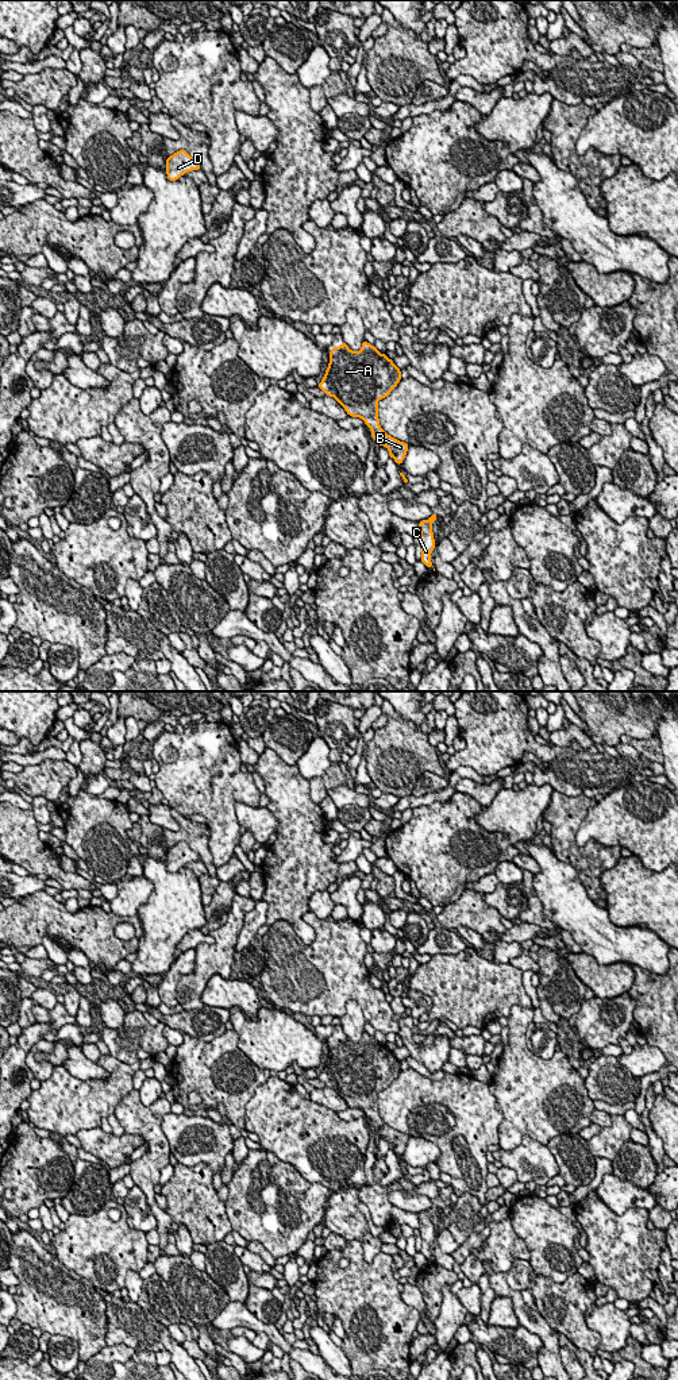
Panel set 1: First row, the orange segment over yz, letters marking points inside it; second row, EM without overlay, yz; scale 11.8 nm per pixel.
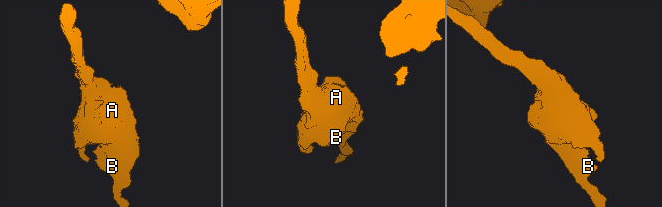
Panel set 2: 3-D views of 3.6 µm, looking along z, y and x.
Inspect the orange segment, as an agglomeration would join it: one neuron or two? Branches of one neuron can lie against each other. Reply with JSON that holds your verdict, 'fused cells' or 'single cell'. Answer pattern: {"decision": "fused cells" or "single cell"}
{"decision": "single cell"}

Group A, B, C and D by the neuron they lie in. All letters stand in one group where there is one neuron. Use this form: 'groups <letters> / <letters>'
groups A B C D

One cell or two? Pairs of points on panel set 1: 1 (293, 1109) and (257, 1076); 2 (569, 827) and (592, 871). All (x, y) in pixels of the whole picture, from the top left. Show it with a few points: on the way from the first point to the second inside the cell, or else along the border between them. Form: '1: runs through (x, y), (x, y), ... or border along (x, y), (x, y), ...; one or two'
1: border along (272, 1072), (255, 1090), (246, 1110); two
2: runs through (569, 837), (569, 848), (581, 860); one

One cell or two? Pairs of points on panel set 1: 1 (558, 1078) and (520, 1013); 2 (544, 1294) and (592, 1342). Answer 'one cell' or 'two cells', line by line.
1: one cell
2: one cell

